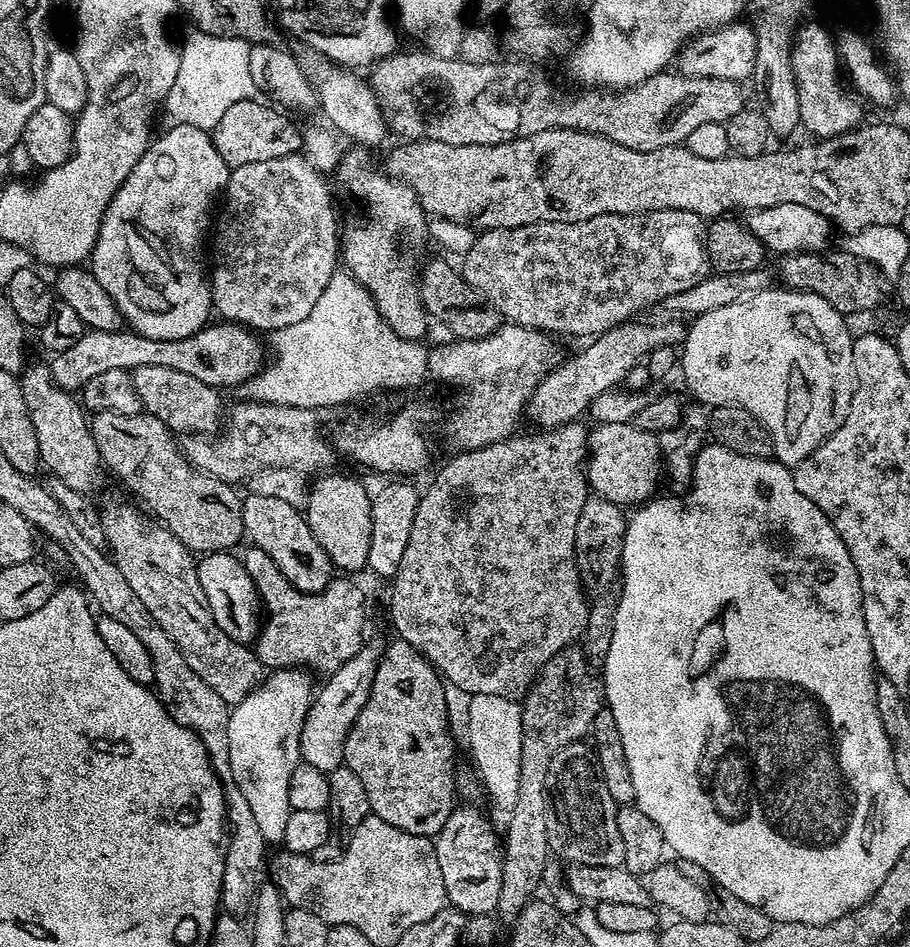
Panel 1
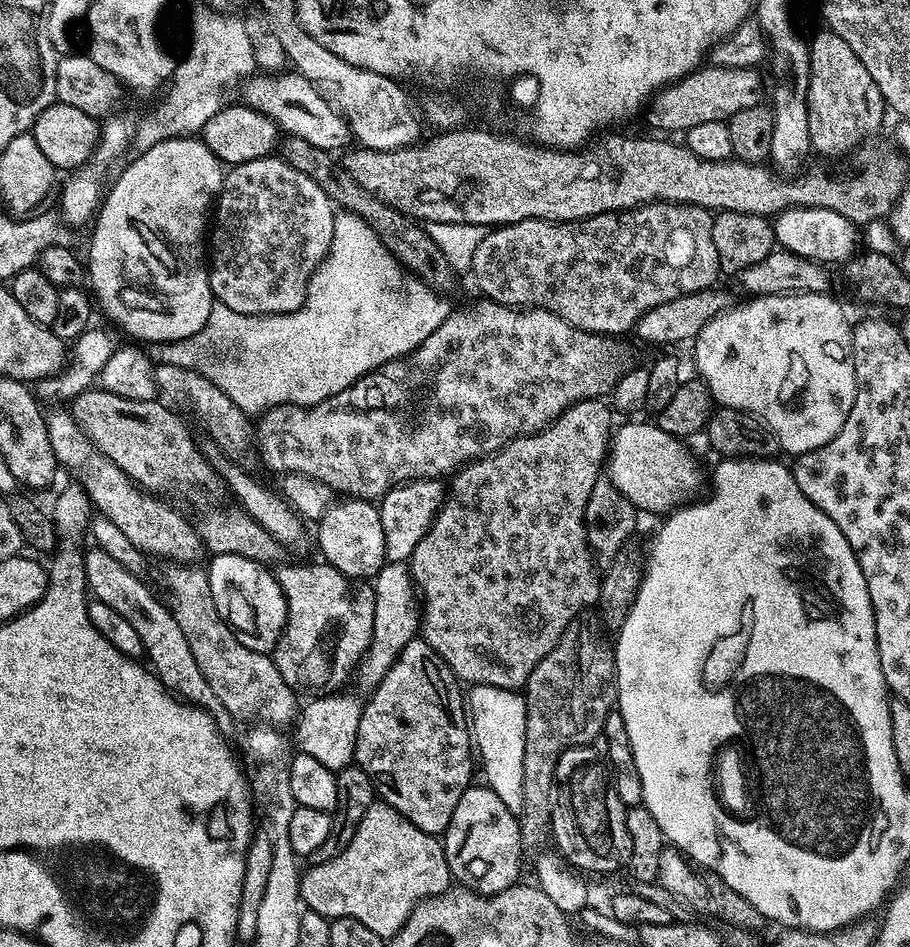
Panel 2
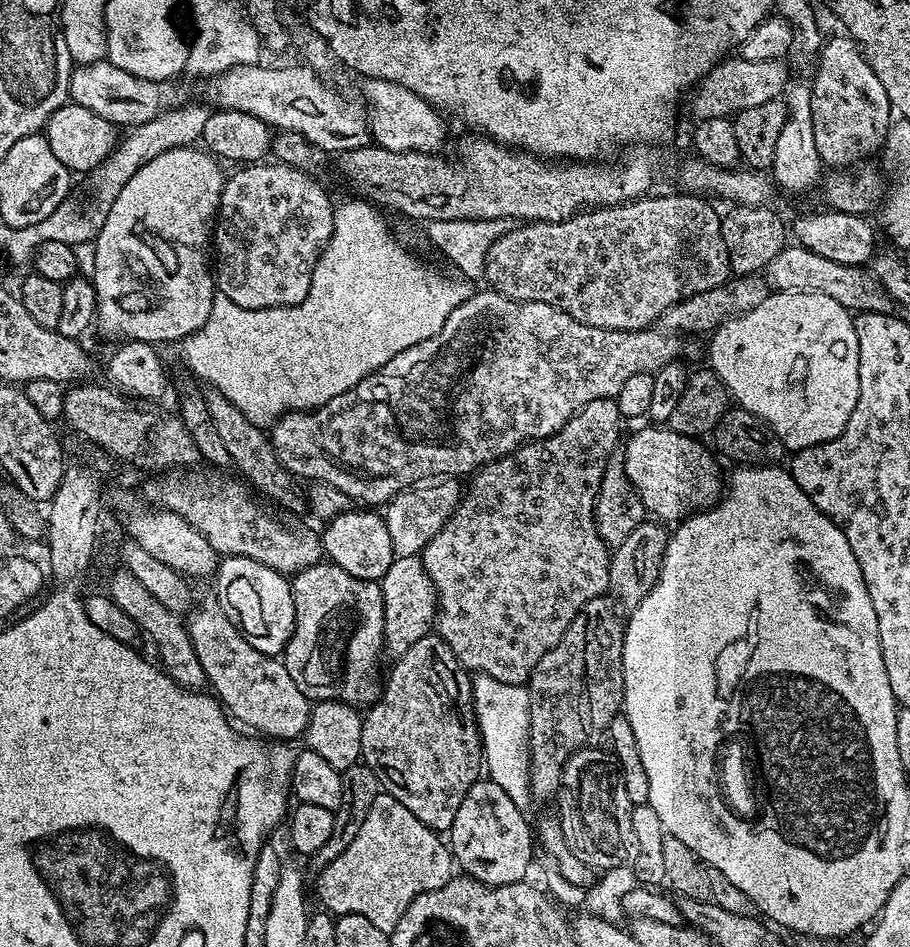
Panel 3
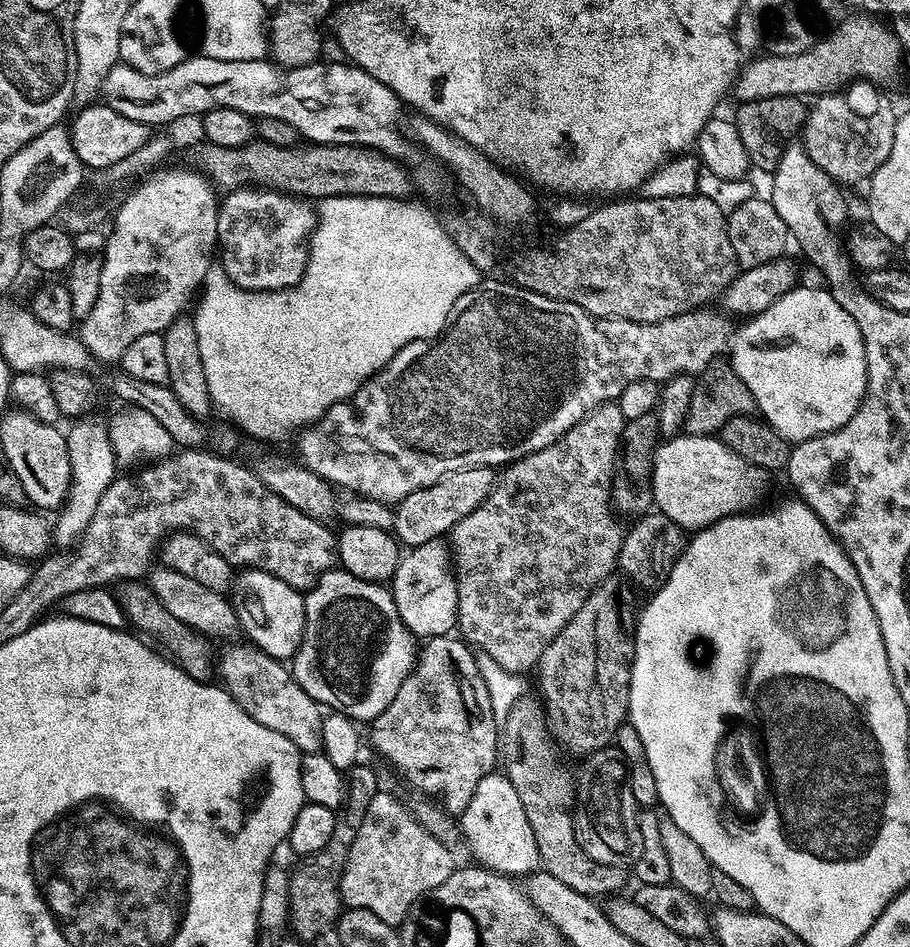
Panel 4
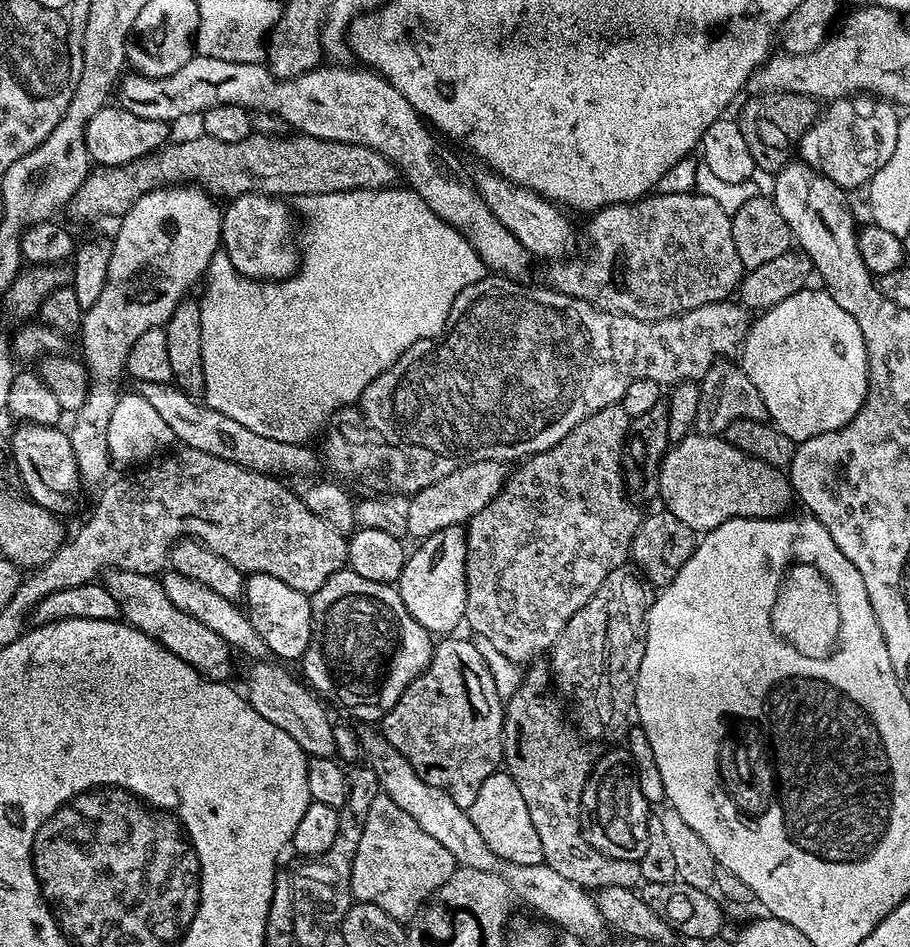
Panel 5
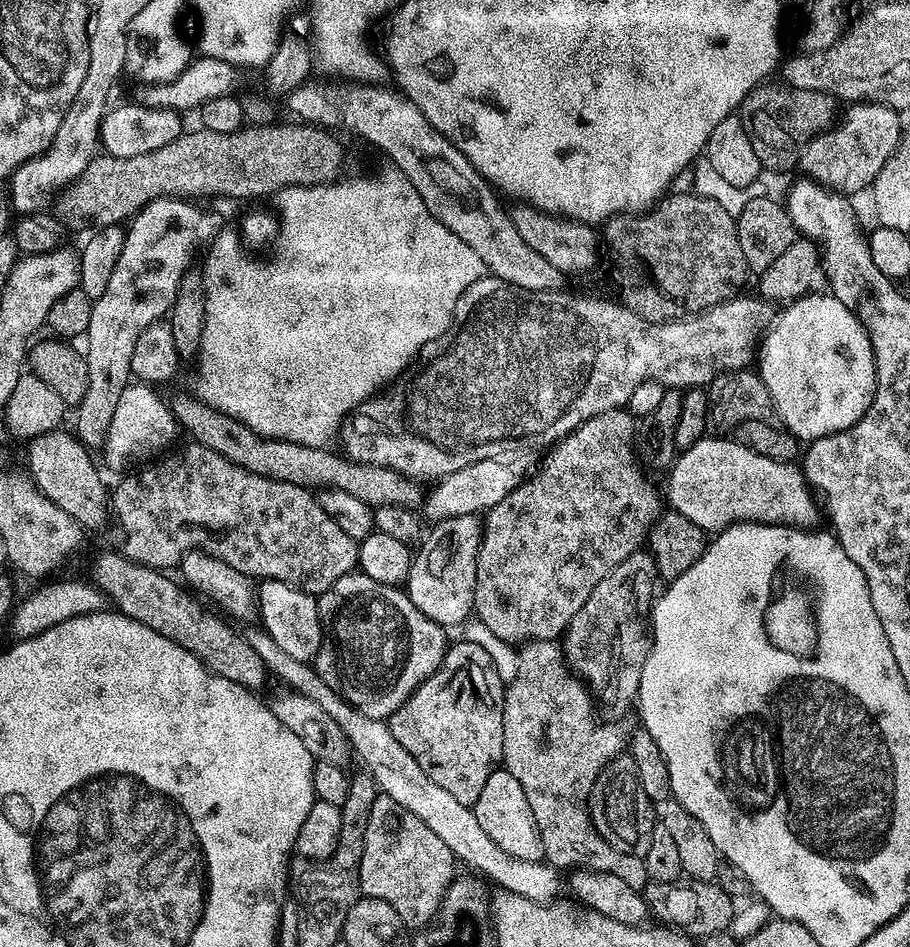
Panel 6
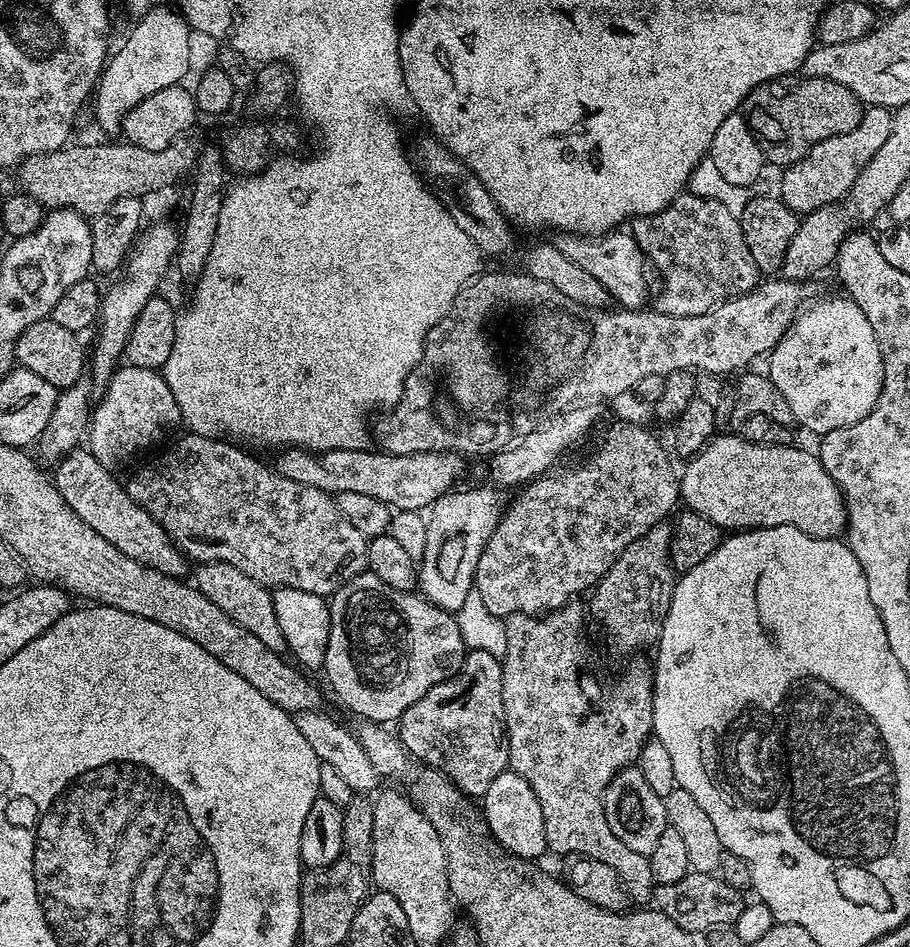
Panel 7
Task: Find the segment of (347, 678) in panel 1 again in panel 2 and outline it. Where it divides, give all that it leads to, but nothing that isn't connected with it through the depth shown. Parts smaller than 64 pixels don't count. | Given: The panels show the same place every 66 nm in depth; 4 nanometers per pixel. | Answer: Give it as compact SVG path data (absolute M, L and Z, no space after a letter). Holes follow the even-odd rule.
M385 563L371 581L371 586L374 590L374 630L370 644L354 671L354 682L356 680L358 685L366 686L368 690L376 688L382 678L386 678L386 670L394 666L406 642L410 642L418 632L418 616L415 611L412 613L413 593L410 591L410 568L407 563ZM342 690L313 697L299 711L296 723L297 749L317 759L332 771L349 767L355 759L358 724L361 722L363 699Z

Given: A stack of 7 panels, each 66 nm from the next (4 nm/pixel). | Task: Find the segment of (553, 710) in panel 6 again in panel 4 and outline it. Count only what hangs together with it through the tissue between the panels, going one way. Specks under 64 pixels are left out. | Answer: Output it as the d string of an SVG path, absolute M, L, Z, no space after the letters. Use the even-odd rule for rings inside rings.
M539 699L519 700L512 708L502 730L502 742L506 744L506 775L518 790L530 830L534 830L534 842L538 842L538 854L543 871L549 872L558 882L570 886L583 896L601 898L616 892L624 884L619 867L611 864L596 864L576 841L572 825L574 807L574 784L564 772L552 772L552 748L548 741L546 721Z

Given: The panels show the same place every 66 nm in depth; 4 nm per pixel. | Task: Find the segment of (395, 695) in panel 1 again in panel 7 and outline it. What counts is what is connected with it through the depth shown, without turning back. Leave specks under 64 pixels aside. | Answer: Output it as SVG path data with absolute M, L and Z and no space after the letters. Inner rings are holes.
M472 650L465 655L463 669L452 677L450 683L447 685L448 697L440 704L441 691L437 688L431 688L426 695L421 698L414 706L410 706L410 710L406 710L401 714L398 727L398 739L403 744L413 757L417 756L421 761L421 765L429 768L439 768L465 796L469 798L483 797L484 791L490 786L490 782L494 782L494 778L498 778L498 774L509 771L510 765L508 763L508 745L506 743L506 725L504 722L504 699L502 698L502 686L504 685L504 665L494 654L486 654L486 650Z

